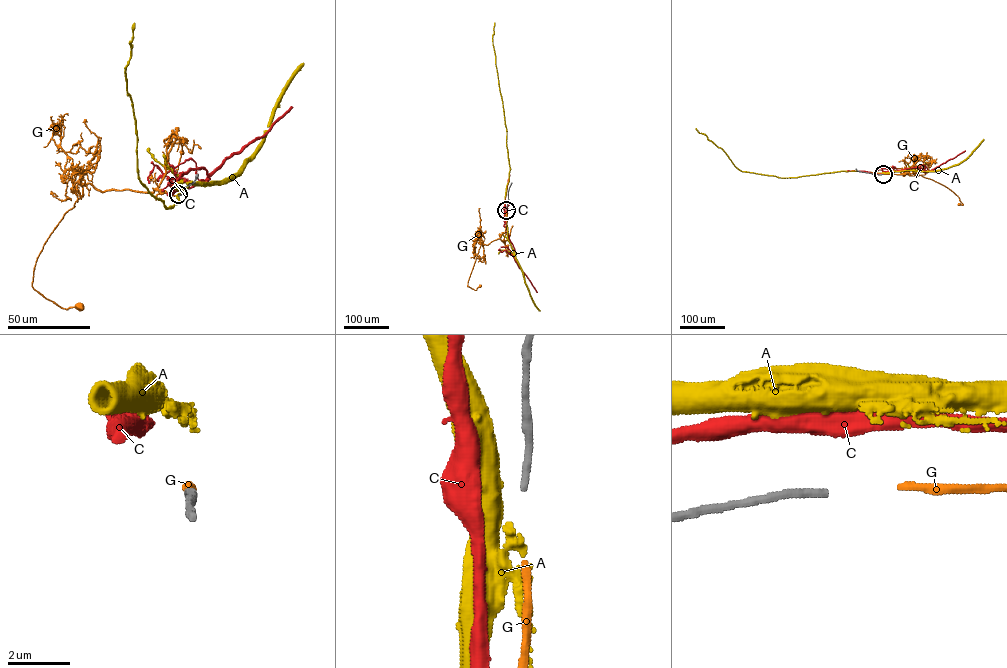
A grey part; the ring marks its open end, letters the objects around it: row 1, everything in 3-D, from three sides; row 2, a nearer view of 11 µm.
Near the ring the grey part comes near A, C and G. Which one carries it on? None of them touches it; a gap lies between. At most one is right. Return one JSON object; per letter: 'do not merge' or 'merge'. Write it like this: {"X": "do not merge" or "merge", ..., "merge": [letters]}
{"A": "do not merge", "C": "do not merge", "G": "merge", "merge": ["G"]}

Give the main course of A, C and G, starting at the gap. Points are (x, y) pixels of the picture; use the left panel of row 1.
A: (178, 190), (176, 189), (182, 181), (217, 182), (241, 171)
C: (176, 191), (172, 184), (188, 170), (204, 168), (209, 178), (207, 182), (232, 154), (259, 139), (292, 106)
G: (178, 194), (153, 188), (153, 193), (83, 186), (83, 194), (43, 246), (32, 285), (61, 307), (78, 307)

